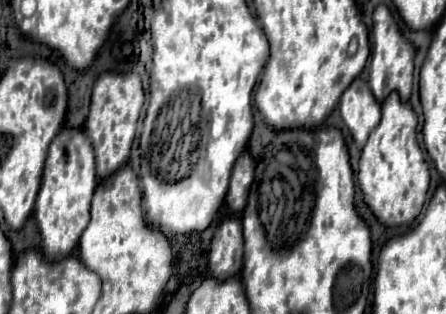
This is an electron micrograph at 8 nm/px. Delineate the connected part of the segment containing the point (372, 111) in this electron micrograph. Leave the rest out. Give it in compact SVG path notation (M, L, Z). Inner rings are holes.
M356 77L340 97L340 115L358 147L364 147L370 131L380 121L380 103L370 93L368 83Z

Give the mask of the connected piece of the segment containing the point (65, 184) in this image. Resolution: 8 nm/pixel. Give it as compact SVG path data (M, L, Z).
M62 129L48 147L42 185L36 197L34 211L46 259L58 261L72 253L90 221L90 199L96 185L98 175L94 173L94 149L90 145L90 139L82 129Z

